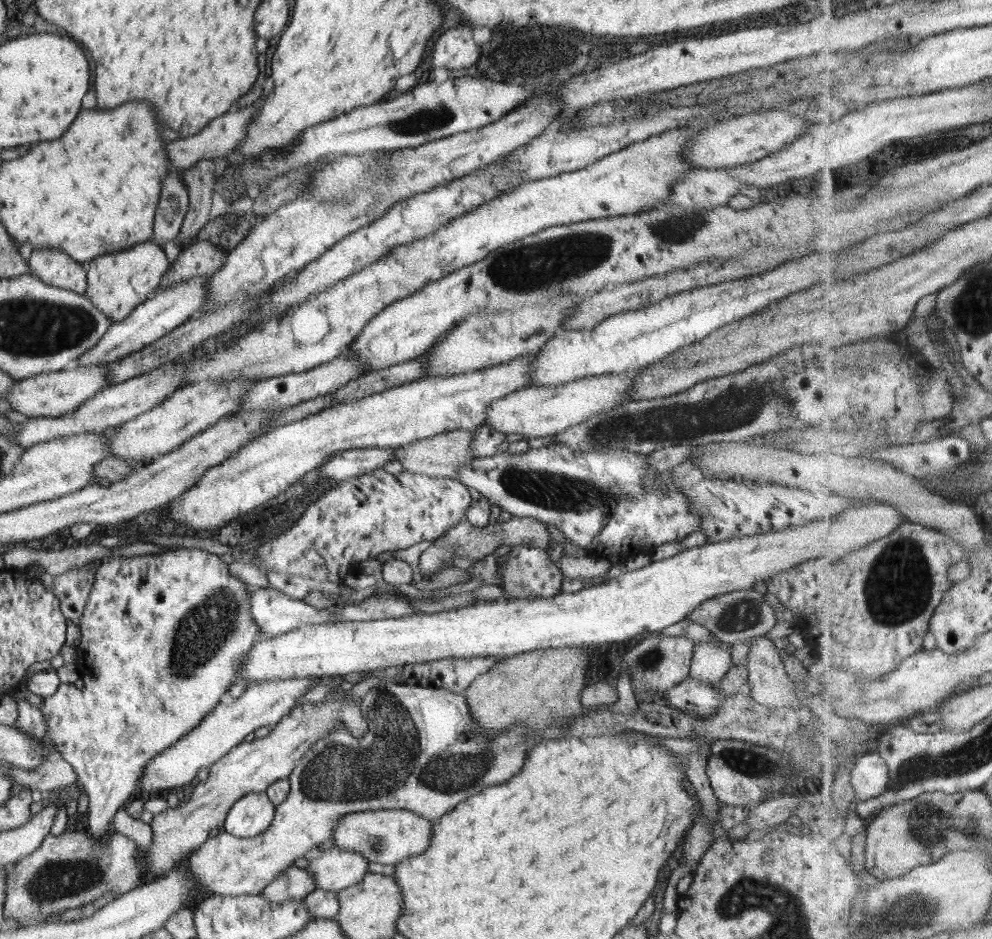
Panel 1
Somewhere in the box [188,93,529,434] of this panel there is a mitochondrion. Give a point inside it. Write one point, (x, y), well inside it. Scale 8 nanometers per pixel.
(423, 121)

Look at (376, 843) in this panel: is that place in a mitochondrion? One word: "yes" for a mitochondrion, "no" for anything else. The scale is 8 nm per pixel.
yes

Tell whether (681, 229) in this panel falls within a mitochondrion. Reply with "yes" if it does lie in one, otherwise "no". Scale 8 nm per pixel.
yes

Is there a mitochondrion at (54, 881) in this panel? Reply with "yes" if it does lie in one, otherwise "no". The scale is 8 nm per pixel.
yes

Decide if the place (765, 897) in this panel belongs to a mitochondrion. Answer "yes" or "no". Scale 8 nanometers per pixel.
yes

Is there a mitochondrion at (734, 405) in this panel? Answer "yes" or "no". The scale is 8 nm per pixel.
yes

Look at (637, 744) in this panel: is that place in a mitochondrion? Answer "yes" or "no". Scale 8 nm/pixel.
no

